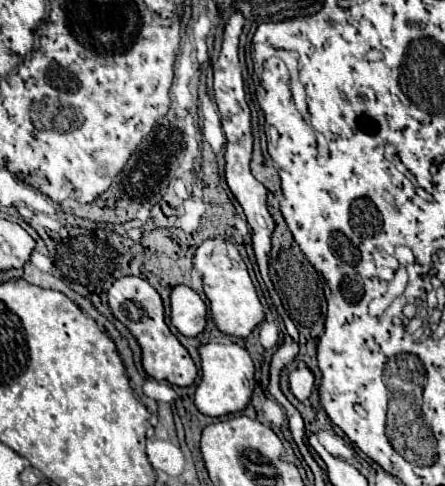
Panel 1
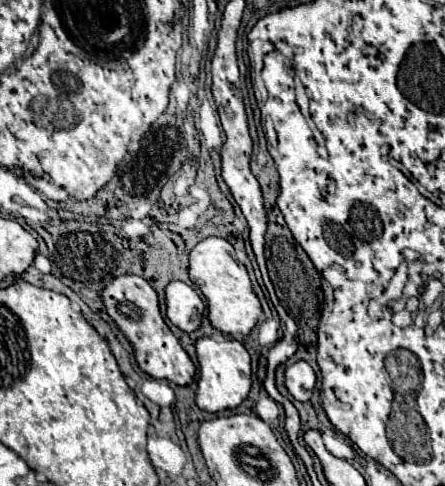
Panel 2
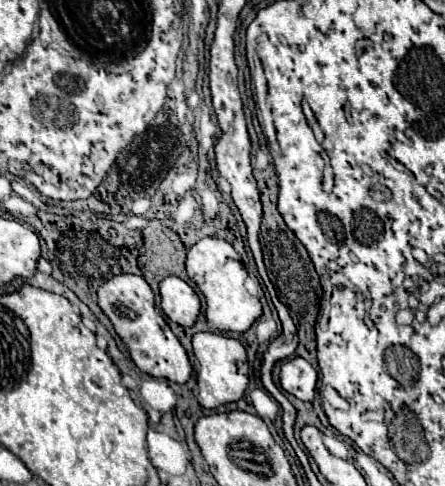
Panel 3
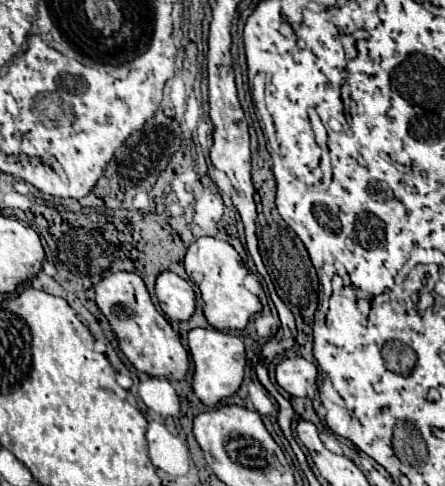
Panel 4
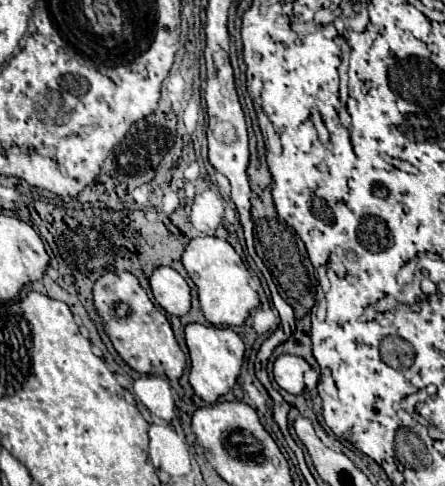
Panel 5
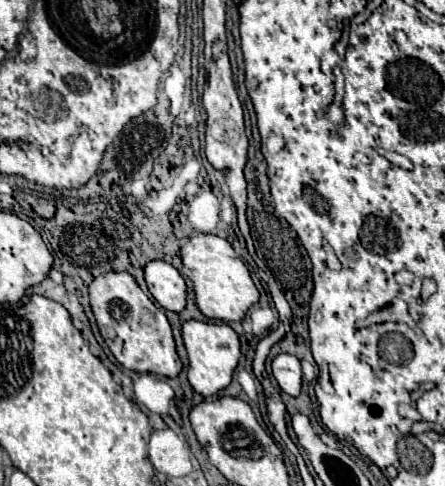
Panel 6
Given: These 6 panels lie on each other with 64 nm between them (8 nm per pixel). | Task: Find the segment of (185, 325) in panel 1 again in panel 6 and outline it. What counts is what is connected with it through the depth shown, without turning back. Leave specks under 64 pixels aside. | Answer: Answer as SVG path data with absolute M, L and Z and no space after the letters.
M150 260L144 268L150 294L166 310L180 312L186 306L186 282L182 274L164 260Z

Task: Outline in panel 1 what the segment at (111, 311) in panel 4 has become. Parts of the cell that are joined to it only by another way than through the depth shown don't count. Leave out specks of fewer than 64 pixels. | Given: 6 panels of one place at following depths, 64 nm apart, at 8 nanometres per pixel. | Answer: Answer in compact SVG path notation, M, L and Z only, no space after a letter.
M122 276L108 290L108 306L116 320L120 320L132 336L138 340L142 350L142 368L148 376L156 380L166 380L174 386L190 386L196 380L196 366L188 354L188 350L178 342L178 338L170 332L164 322L164 306L160 294L138 276Z

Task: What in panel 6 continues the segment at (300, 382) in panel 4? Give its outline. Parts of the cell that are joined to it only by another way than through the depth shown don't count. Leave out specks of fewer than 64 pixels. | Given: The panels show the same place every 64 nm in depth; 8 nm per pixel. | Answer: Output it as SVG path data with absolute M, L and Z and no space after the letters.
M278 354L272 360L272 374L278 382L278 386L282 388L282 392L286 392L288 396L298 396L300 388L302 388L302 368L300 368L300 360L292 354Z

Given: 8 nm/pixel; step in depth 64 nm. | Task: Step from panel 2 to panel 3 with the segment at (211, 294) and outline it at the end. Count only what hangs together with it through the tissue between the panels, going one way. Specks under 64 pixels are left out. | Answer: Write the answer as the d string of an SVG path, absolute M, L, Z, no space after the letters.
M202 238L198 240L186 256L186 272L190 280L200 288L206 298L206 320L220 332L246 332L256 318L262 316L262 304L258 298L250 296L244 288L248 276L242 266L238 252L220 238Z

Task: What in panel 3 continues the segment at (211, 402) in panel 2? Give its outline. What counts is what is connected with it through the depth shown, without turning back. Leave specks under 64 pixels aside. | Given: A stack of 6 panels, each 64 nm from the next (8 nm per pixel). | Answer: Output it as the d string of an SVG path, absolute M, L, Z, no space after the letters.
M196 332L192 336L192 350L198 360L198 402L204 408L218 408L226 402L236 402L242 398L246 386L248 386L248 358L246 350L240 340L224 336L224 334L214 334L214 332Z

